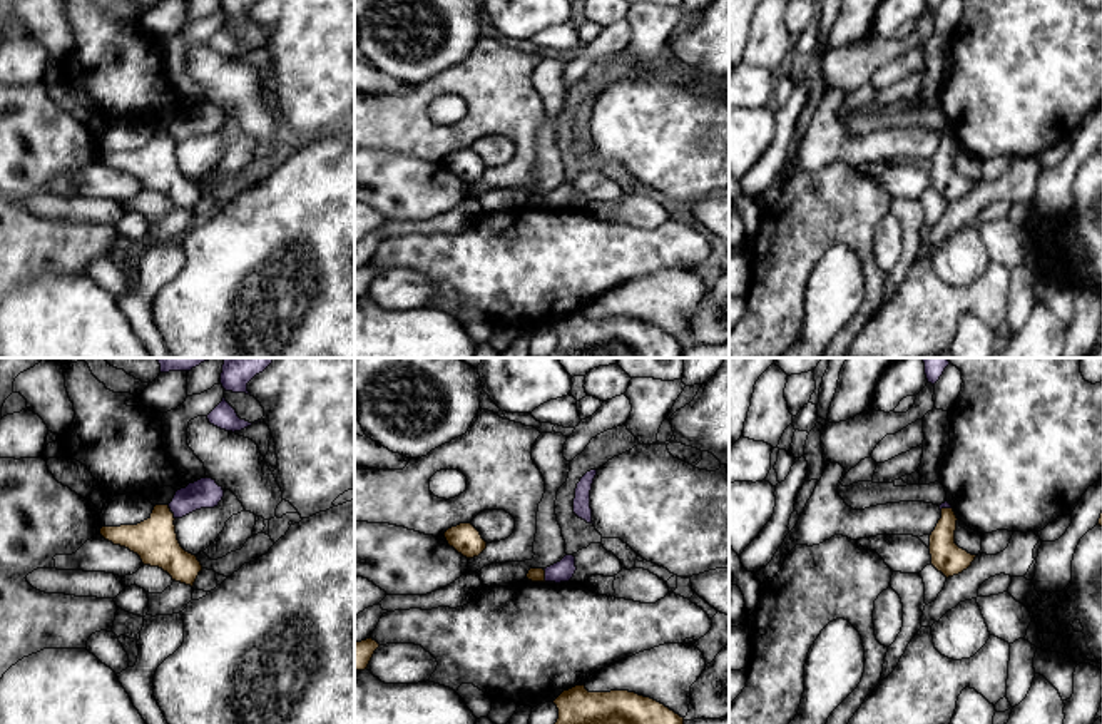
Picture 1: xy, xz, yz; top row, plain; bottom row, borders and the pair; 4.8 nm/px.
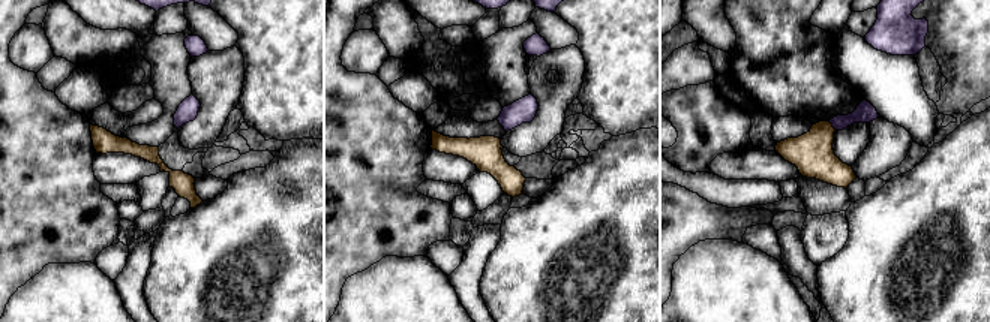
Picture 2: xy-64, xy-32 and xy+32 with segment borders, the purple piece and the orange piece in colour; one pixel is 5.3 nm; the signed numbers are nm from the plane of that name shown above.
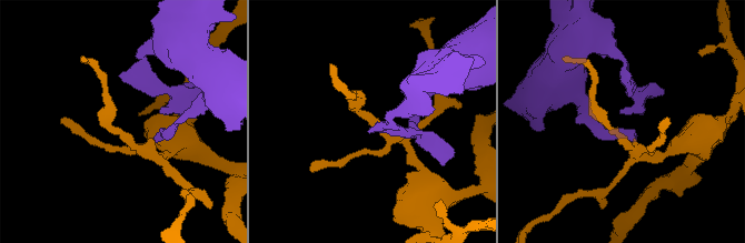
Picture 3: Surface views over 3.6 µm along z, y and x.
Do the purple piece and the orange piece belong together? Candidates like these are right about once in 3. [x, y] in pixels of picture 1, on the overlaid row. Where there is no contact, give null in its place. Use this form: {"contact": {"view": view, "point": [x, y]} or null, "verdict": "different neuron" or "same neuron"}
{"contact": {"view": "xy", "point": [171, 510]}, "verdict": "different neuron"}

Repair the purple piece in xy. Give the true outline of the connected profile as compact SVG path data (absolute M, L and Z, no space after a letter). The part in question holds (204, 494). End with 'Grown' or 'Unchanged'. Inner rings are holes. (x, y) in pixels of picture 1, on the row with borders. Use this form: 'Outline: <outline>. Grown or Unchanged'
Outline: M206 477L177 490L169 508L174 518L182 518L196 510L217 507L222 497L222 487Z. Unchanged

